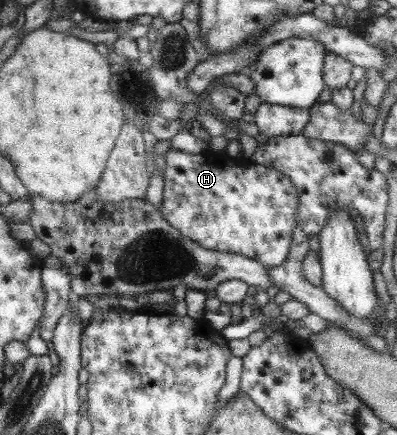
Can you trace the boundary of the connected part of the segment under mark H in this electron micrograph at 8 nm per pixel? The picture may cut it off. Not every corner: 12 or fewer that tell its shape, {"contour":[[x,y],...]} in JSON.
{"contour":[[210,150],[163,155],[159,212],[266,269],[289,258],[285,175]]}

